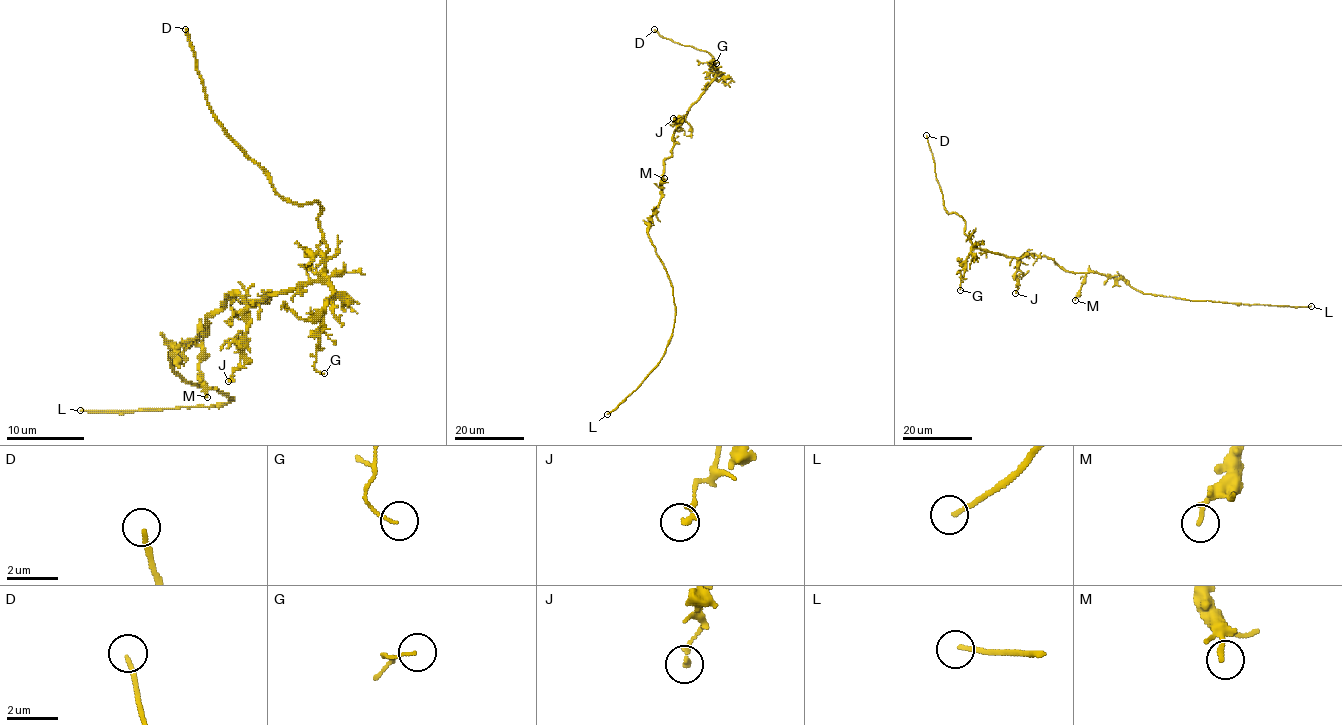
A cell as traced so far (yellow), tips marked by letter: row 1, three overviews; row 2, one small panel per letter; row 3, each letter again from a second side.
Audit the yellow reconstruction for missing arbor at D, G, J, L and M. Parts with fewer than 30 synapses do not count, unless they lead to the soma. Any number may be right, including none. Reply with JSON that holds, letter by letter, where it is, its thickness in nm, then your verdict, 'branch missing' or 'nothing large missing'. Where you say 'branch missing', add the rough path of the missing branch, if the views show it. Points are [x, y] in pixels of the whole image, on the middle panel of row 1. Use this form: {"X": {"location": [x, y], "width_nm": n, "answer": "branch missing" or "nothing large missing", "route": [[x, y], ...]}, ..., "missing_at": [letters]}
{"D": {"location": [654, 29], "width_nm": 180, "answer": "branch missing"}, "G": {"location": [716, 63], "width_nm": 90, "answer": "nothing large missing"}, "J": {"location": [673, 118], "width_nm": 220, "answer": "nothing large missing"}, "L": {"location": [607, 414], "width_nm": 170, "answer": "branch missing", "route": [[607, 414], [548, 436], [522, 422], [471, 408], [463, 399]]}, "M": {"location": [664, 178], "width_nm": 170, "answer": "nothing large missing"}, "missing_at": ["D", "L"]}

